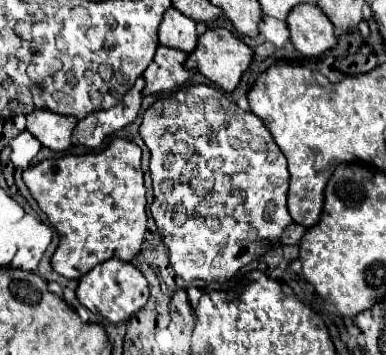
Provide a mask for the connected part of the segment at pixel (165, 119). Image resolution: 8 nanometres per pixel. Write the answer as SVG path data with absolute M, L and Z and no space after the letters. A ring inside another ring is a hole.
M209 85L183 87L173 95L159 97L143 115L139 129L151 151L151 179L155 201L151 213L177 275L185 281L229 281L241 267L265 255L293 221L287 211L289 171L287 161L263 121L229 101Z

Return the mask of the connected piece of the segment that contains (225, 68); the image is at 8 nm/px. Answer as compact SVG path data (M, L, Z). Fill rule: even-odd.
M207 29L199 37L193 57L199 73L223 91L233 91L253 59L253 49L227 29Z

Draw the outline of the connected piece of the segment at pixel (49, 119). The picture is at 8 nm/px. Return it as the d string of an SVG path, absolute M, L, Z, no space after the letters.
M35 109L27 115L27 131L51 151L65 151L71 145L71 133L75 125L75 117L63 117L49 109Z

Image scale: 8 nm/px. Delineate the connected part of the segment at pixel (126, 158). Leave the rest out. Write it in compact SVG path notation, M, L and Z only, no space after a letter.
M113 139L105 149L87 155L67 155L57 159L45 159L23 171L23 181L35 197L39 209L49 217L53 227L59 231L59 247L51 259L53 269L67 277L79 279L95 265L119 257L131 261L139 249L147 231L145 213L145 185L141 171L141 149L125 139Z

